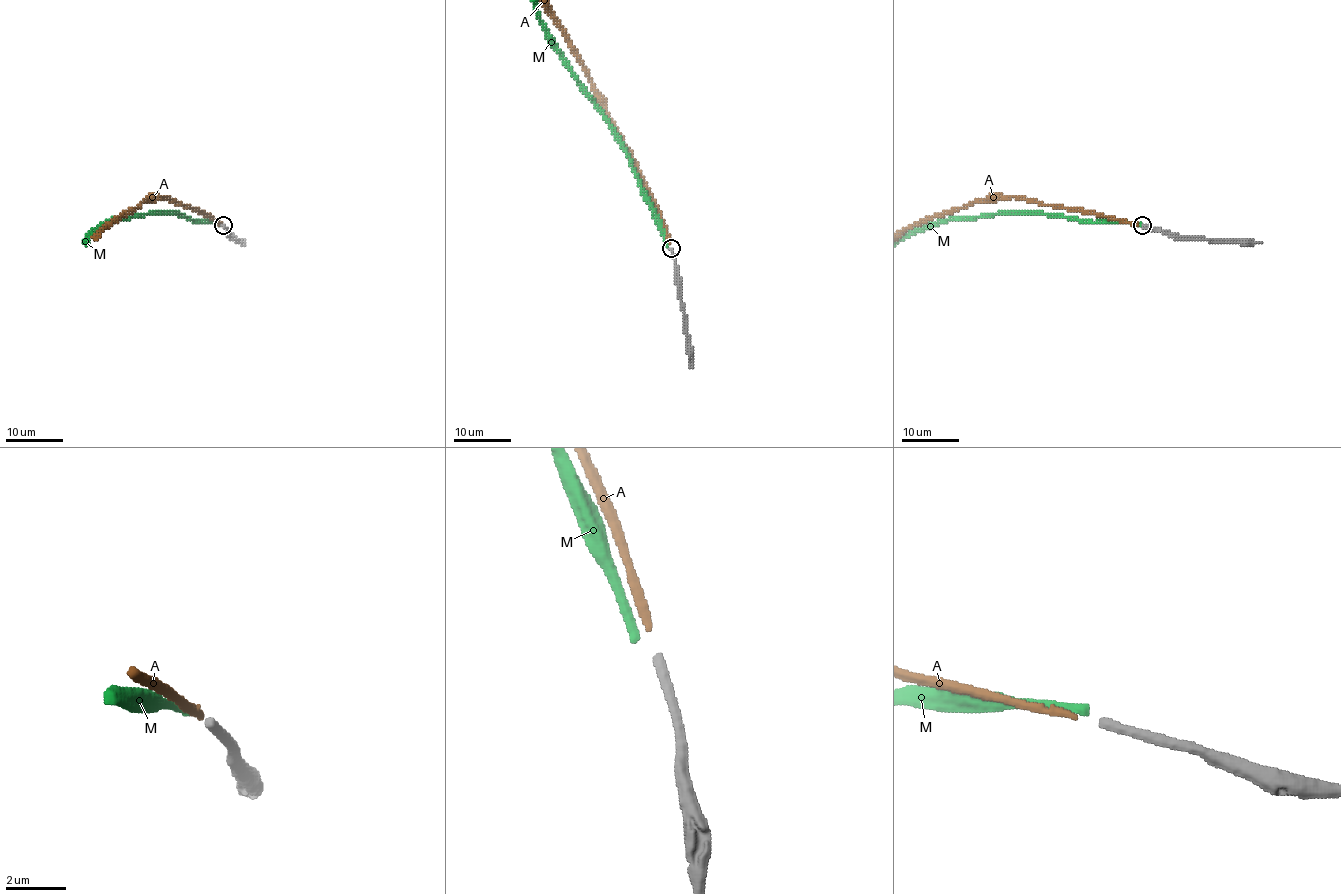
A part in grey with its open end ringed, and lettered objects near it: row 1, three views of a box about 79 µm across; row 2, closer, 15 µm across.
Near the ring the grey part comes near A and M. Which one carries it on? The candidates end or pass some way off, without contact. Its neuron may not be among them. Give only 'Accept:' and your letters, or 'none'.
Accept: A

